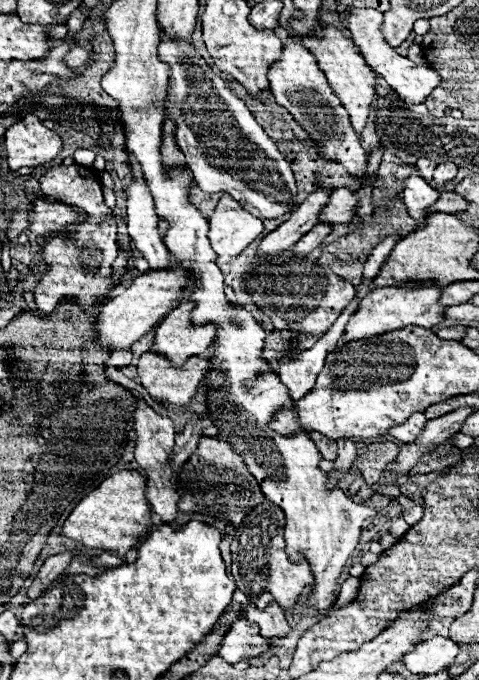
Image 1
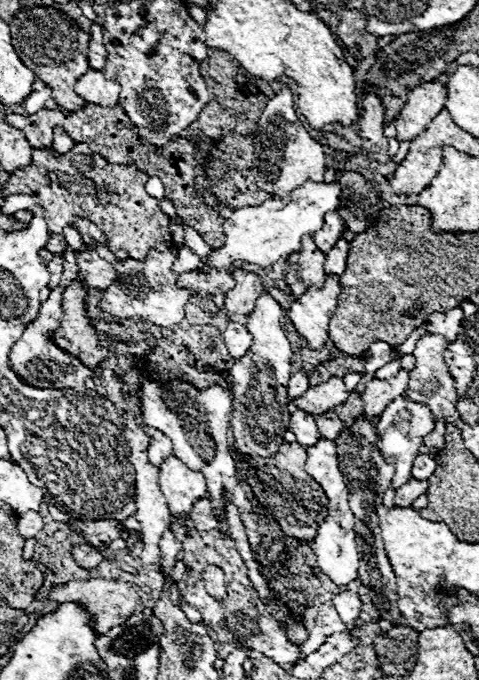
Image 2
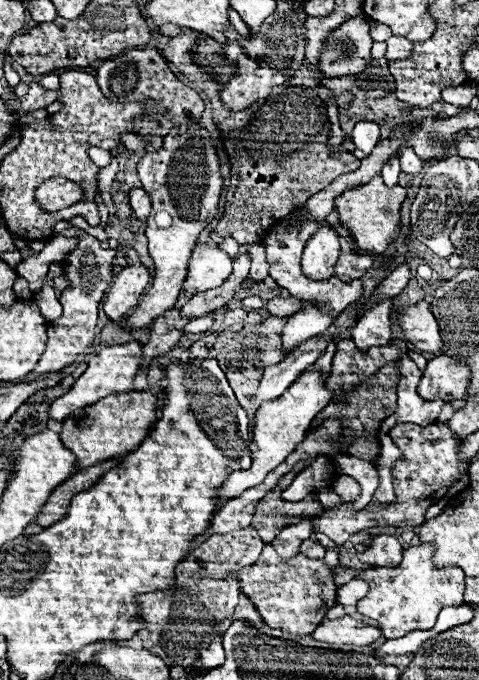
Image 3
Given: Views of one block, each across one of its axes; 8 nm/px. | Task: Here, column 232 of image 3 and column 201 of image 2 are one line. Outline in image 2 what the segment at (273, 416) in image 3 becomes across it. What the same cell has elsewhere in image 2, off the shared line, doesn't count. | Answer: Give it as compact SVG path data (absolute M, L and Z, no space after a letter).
M168 456L160 464L160 488L166 496L172 516L186 520L194 500L208 494L202 472L190 470L176 456Z

